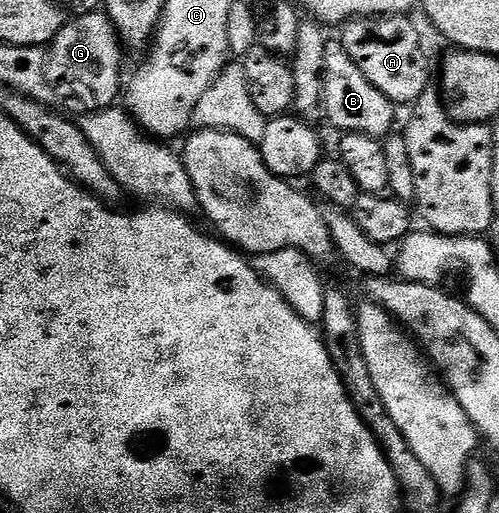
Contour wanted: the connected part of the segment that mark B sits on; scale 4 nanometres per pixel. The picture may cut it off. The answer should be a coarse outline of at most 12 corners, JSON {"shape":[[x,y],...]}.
{"shape":[[329,41],[323,117],[385,139],[397,107]]}

